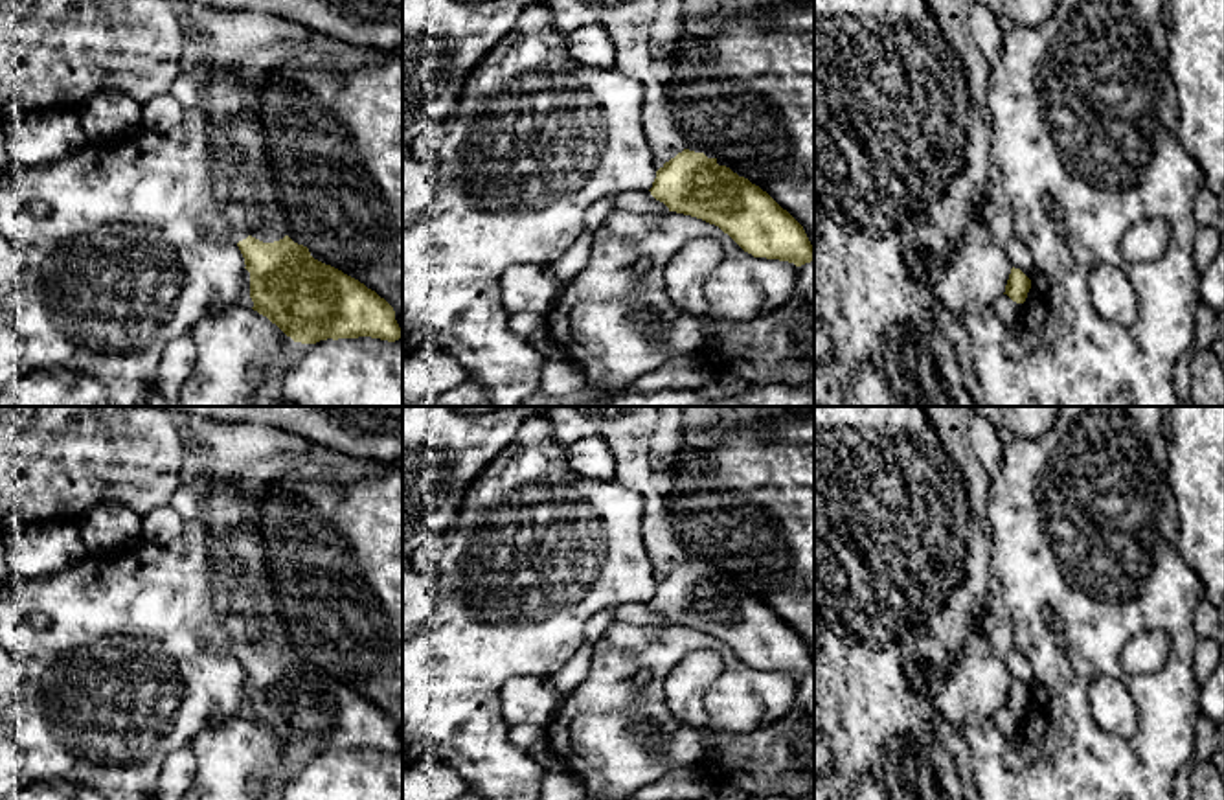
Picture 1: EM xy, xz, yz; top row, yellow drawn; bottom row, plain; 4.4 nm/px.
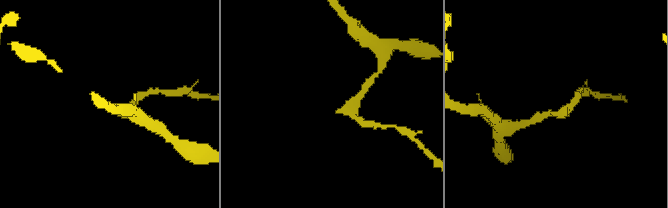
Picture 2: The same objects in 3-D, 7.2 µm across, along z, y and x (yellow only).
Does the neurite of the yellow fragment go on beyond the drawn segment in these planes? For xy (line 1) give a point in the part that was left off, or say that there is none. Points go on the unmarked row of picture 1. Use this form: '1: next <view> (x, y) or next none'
1: next xy (225, 635)

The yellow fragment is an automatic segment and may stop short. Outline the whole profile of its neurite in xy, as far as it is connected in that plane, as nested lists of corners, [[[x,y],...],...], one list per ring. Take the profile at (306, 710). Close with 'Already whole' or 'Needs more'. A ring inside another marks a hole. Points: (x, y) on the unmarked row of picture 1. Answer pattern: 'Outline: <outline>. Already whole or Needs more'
Outline: [[[228,618],[202,625],[200,642],[239,658],[244,680],[250,684],[252,721],[266,728],[294,754],[316,756],[327,750],[358,749],[395,754],[402,750],[395,723],[384,710],[342,682],[314,671],[307,658],[294,655],[289,647],[263,655],[248,646],[244,633]]]. Needs more

